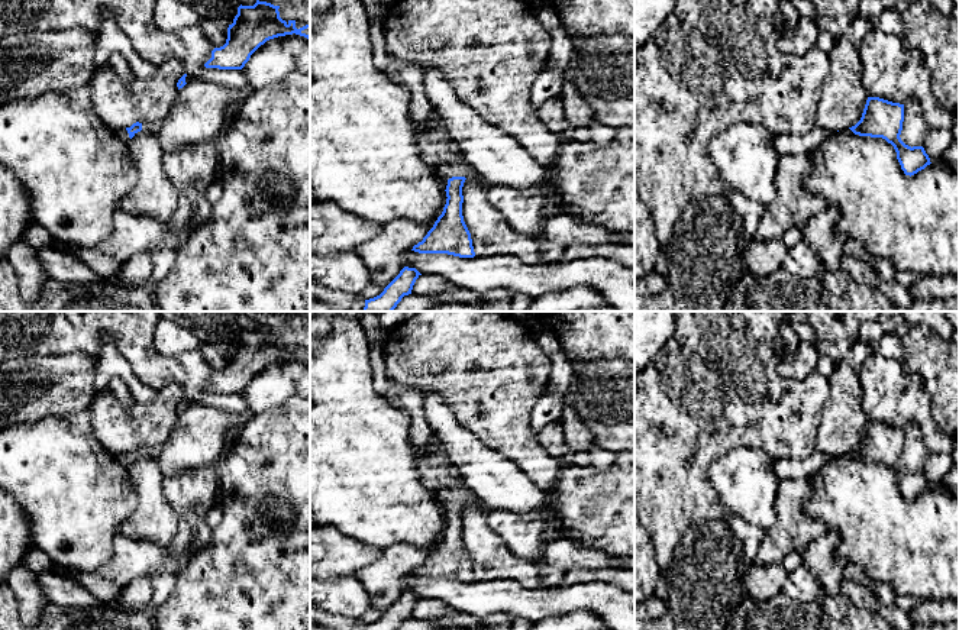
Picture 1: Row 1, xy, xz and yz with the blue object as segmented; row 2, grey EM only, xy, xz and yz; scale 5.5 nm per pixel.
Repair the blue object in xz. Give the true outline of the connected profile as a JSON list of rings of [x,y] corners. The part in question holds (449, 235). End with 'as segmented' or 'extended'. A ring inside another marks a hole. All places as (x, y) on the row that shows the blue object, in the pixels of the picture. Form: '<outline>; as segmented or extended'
[[[464,156],[456,164],[442,162],[435,167],[437,177],[448,181],[446,204],[442,214],[435,222],[422,242],[411,251],[419,253],[448,253],[459,258],[474,258],[471,233],[462,216],[462,187],[474,168],[465,162]]]; extended

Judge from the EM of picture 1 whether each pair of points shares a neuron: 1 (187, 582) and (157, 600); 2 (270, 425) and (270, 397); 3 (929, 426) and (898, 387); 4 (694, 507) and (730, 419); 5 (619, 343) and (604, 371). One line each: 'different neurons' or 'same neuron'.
1: different neurons
2: different neurons
3: same neuron
4: same neuron
5: different neurons

